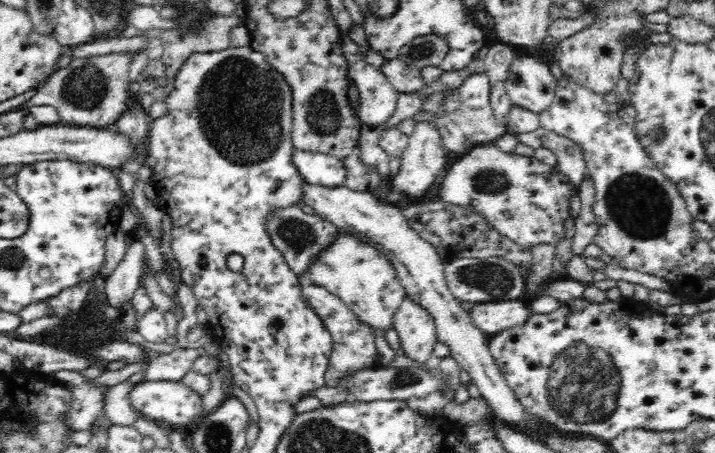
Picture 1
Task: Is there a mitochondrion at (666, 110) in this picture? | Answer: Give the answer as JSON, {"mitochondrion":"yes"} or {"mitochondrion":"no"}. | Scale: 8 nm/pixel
{"mitochondrion":"no"}

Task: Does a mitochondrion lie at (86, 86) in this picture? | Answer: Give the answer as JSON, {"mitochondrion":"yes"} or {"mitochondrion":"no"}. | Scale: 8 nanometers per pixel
{"mitochondrion":"yes"}

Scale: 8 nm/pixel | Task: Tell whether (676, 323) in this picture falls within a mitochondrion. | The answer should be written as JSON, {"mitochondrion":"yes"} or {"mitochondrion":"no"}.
{"mitochondrion":"no"}

